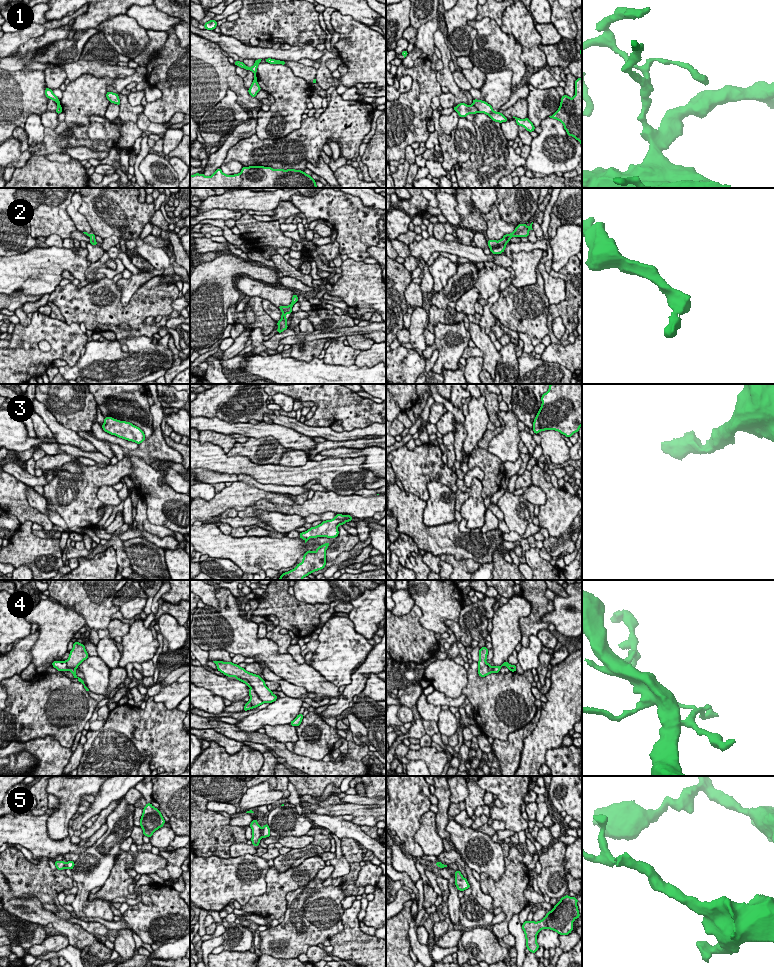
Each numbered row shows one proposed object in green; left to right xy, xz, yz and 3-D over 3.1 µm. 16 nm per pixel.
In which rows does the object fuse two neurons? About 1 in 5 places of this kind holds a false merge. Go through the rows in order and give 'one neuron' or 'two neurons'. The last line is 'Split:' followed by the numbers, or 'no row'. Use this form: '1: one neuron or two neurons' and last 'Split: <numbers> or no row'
1: two neurons
2: one neuron
3: one neuron
4: two neurons
5: two neurons
Split: 1, 4, 5

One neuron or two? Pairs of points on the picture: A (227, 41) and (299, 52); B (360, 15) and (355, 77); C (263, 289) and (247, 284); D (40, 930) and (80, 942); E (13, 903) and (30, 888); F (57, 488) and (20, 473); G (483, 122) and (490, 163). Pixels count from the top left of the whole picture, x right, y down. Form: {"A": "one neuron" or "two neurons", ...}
{"A": "one neuron", "B": "two neurons", "C": "one neuron", "D": "two neurons", "E": "two neurons", "F": "two neurons", "G": "one neuron"}

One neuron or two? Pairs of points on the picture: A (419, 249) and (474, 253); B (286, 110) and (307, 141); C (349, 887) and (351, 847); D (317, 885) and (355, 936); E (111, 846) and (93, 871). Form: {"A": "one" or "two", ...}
{"A": "one", "B": "two", "C": "one", "D": "two", "E": "one"}

